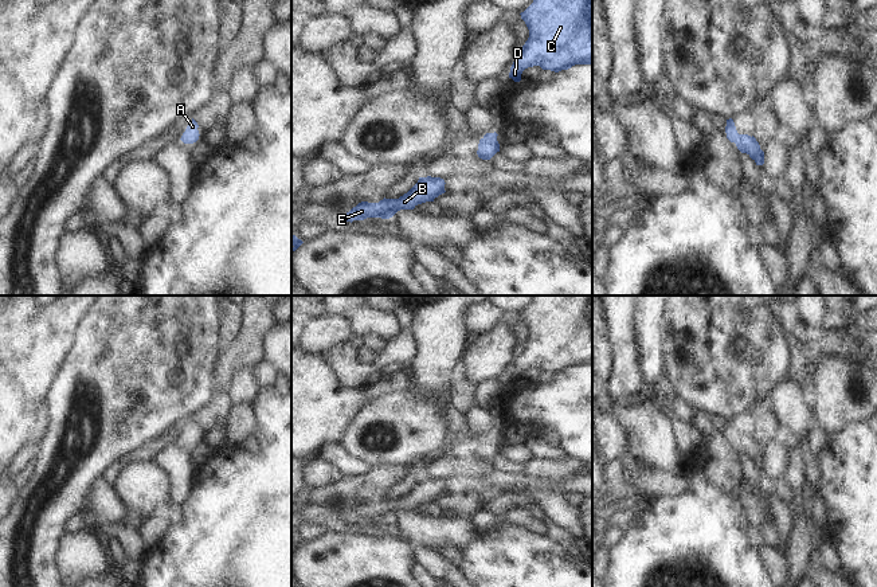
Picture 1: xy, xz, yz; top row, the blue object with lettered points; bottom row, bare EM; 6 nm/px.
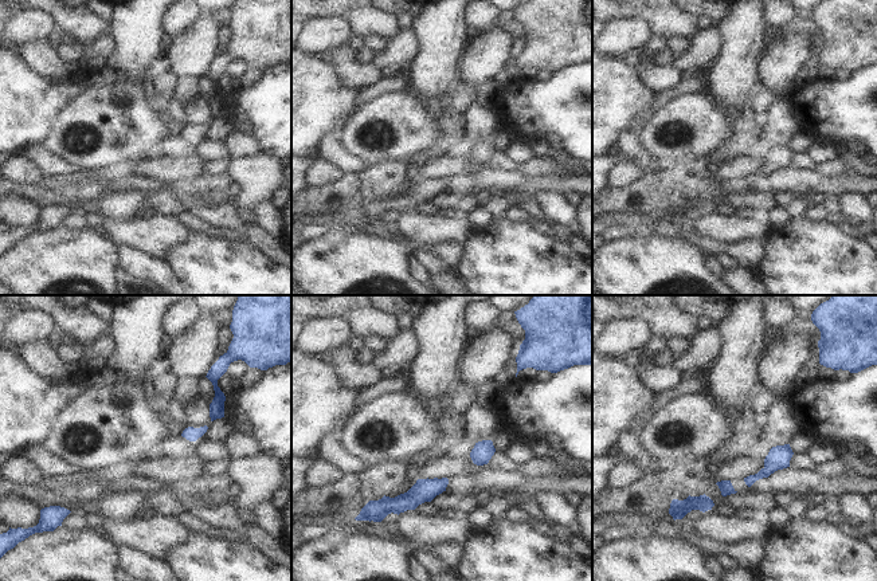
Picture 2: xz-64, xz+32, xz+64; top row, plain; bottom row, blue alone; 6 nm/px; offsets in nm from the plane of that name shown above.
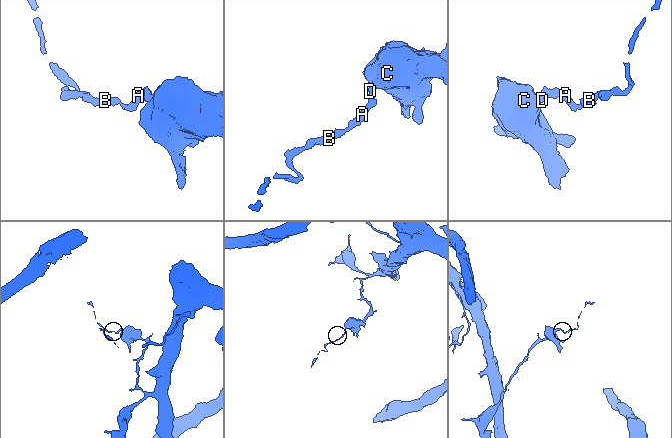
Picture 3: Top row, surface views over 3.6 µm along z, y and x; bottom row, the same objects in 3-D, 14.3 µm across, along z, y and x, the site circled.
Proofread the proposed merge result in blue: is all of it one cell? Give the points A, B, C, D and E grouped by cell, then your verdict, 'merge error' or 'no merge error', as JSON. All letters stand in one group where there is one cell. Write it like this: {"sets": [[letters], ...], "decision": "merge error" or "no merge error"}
{"sets": [["A", "B", "C", "D", "E"]], "decision": "no merge error"}

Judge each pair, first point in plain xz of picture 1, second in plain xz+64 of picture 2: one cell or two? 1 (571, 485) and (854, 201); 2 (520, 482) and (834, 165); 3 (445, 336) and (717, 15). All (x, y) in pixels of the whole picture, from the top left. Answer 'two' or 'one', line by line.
1: two
2: two
3: two

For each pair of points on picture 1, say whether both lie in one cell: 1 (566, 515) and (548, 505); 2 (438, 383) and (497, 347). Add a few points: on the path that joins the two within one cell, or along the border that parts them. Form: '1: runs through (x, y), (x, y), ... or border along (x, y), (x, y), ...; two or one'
1: runs through (562, 512), (552, 505); one
2: border along (473, 340), (462, 359); two

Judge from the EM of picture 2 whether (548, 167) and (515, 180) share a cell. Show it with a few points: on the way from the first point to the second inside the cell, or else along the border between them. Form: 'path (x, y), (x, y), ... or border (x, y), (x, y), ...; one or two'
border (520, 168), (528, 175), (555, 175), (559, 177); two

